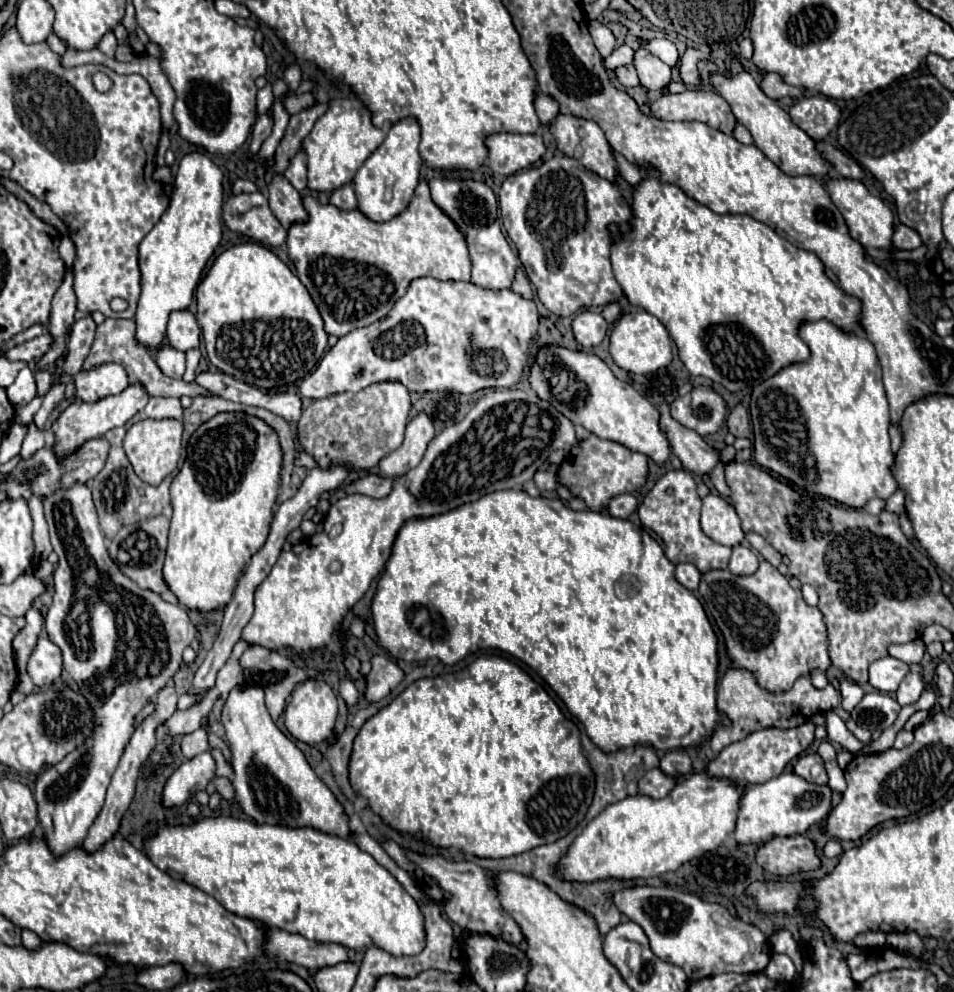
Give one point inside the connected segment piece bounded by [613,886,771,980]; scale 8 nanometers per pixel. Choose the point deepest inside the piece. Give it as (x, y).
(704, 939)

